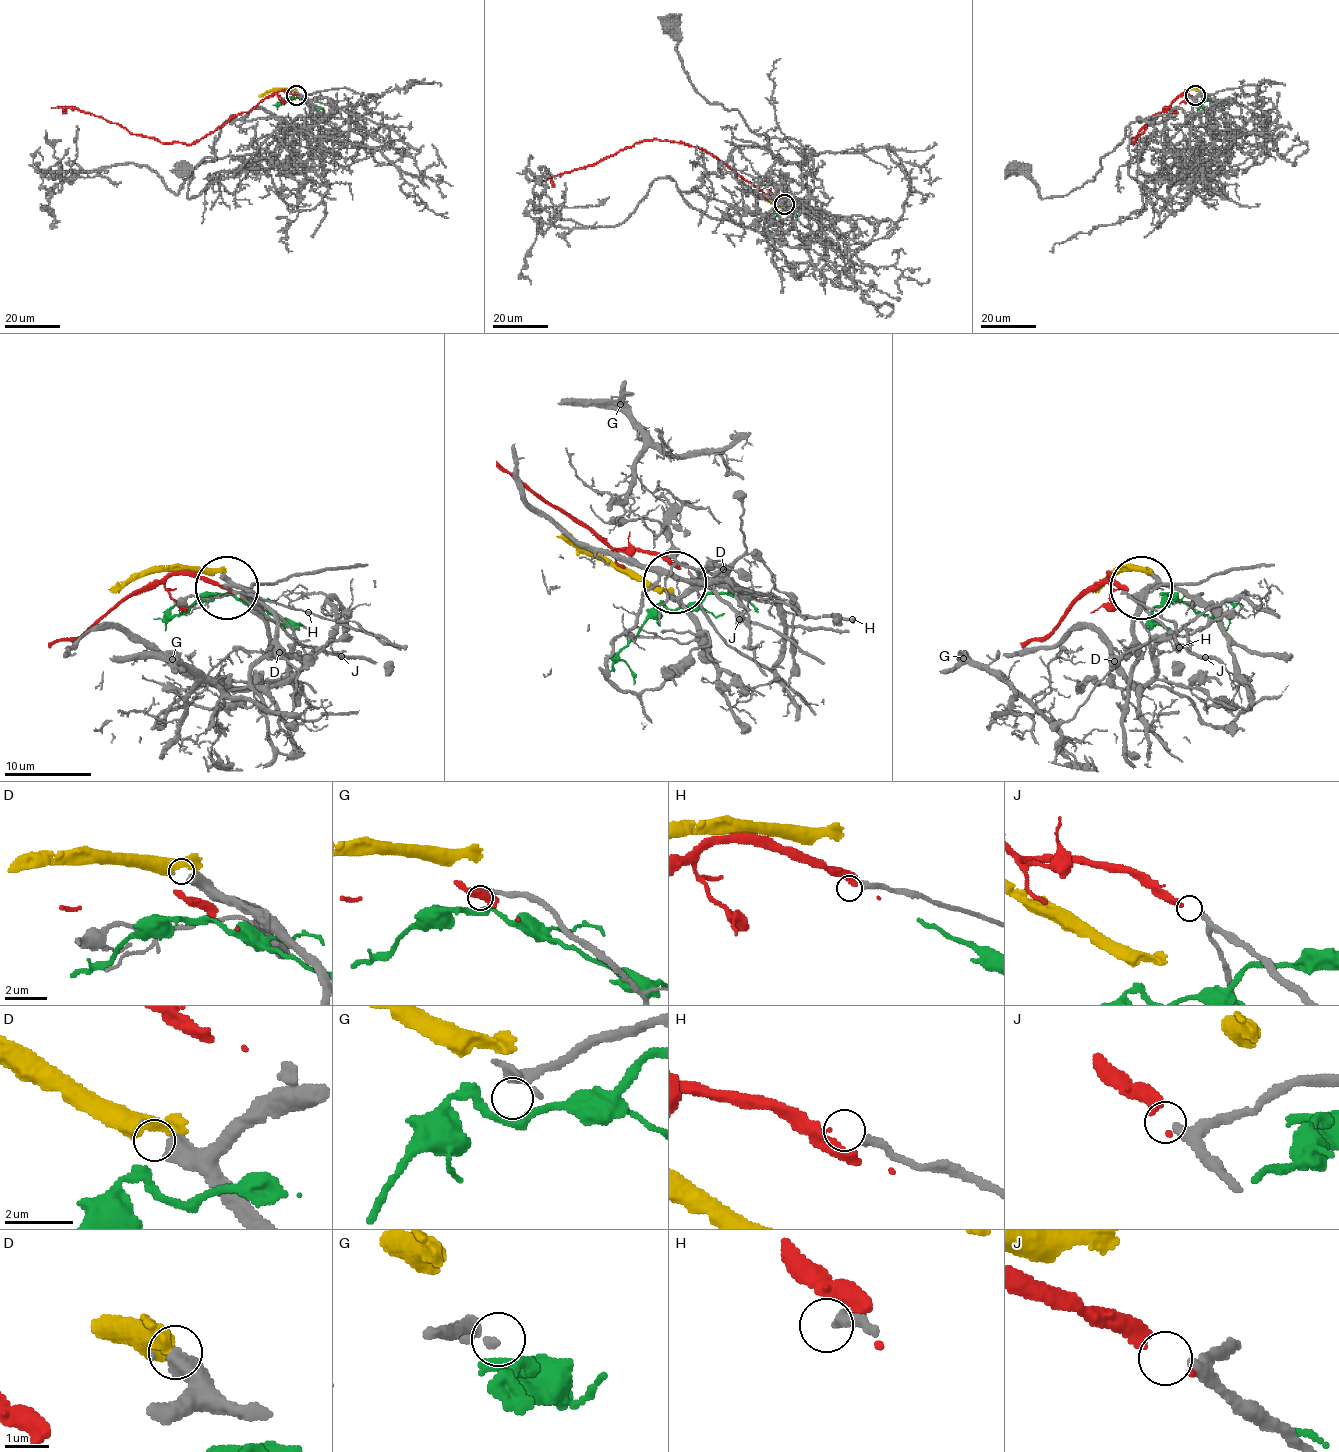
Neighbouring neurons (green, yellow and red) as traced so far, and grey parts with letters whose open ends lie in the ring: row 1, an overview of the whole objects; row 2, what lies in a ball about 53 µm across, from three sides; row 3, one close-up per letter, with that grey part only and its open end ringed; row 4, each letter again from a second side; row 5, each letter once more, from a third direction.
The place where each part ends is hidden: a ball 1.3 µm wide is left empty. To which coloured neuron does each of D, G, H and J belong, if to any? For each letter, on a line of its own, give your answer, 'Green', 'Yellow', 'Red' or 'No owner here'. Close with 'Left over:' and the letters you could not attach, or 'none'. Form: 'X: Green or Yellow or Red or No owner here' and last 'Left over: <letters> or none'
D: Yellow
G: No owner here
H: No owner here
J: Red
Left over: G, H

